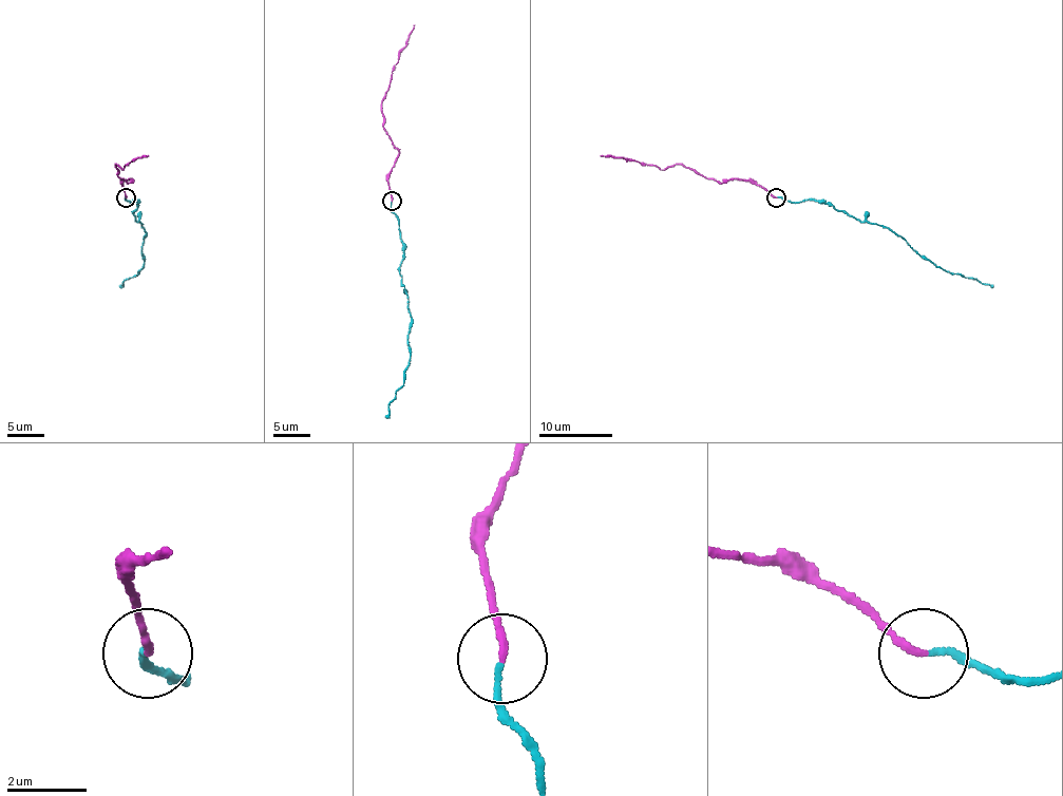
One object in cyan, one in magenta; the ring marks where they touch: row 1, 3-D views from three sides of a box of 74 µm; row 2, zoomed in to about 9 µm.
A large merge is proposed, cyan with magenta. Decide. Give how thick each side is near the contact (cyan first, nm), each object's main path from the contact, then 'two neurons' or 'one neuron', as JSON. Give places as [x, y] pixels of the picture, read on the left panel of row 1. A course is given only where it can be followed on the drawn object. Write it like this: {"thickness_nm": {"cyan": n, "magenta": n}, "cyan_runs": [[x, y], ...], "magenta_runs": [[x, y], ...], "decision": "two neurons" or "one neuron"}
{"thickness_nm": {"cyan": 160, "magenta": 180}, "cyan_runs": [[126, 197], [137, 202], [133, 214], [145, 229], [143, 267], [118, 286]], "magenta_runs": [[126, 197], [122, 183], [133, 179], [128, 183], [117, 174], [115, 165], [122, 170], [132, 160], [148, 155]], "decision": "one neuron"}

